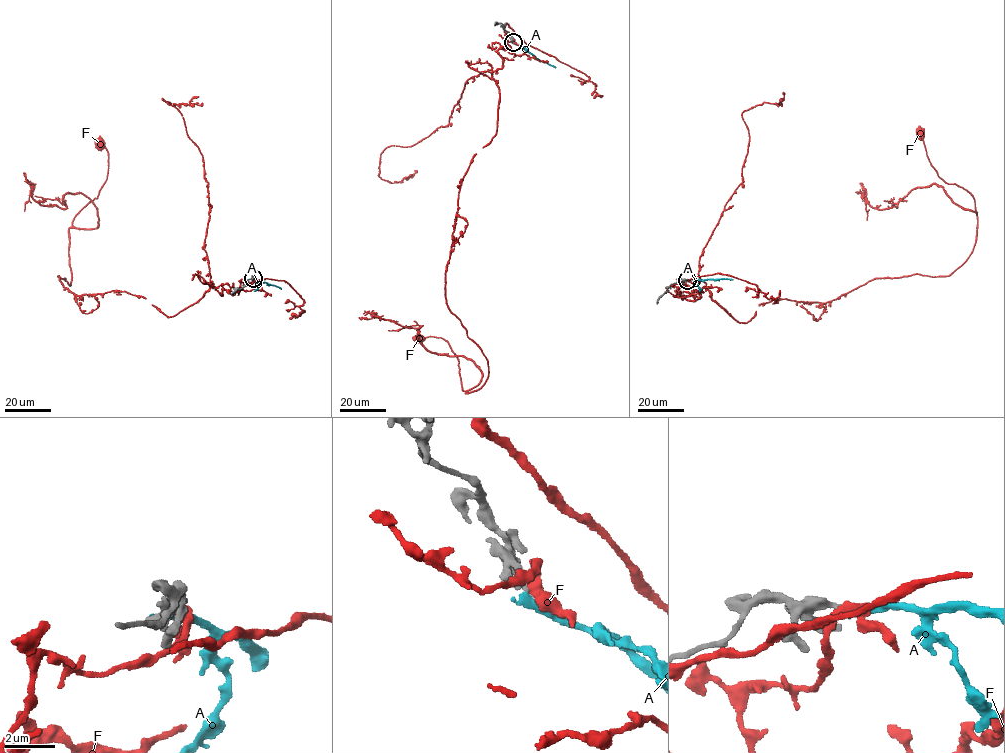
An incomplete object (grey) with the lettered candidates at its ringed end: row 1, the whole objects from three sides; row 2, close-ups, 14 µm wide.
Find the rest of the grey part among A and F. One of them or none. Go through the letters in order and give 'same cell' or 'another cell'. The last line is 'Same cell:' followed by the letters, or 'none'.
A: another cell
F: another cell
Same cell: none

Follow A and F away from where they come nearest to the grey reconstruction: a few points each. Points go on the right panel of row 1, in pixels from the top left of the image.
A: (688, 280), (732, 280)
F: (687, 280), (681, 299), (705, 287), (747, 323), (773, 299), (947, 276), (977, 214), (919, 133)

